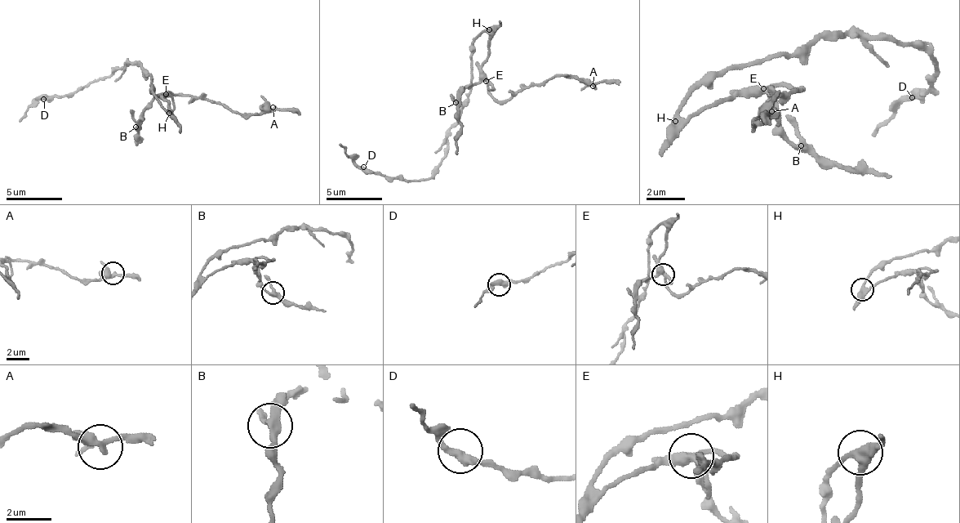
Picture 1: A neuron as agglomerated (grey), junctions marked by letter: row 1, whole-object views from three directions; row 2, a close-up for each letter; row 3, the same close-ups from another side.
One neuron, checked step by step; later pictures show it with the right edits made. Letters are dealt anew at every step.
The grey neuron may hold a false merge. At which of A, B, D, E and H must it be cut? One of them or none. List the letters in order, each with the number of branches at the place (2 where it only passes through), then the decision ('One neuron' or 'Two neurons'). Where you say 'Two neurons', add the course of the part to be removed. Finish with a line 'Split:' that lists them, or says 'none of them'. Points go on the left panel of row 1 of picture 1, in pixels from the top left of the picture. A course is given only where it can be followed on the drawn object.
A: Branches: 4. One neuron
B: Branches: 3. One neuron
D: Branches: 2. One neuron
E: Branches: 4. One neuron
H: Branches: 3. One neuron
Split: none of them

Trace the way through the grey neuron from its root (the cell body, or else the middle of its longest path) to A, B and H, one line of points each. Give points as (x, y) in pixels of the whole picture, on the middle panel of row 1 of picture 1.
A: (470, 55), (486, 33), (481, 78), (498, 100), (559, 74), (593, 86)
B: (470, 55), (470, 46), (486, 33), (489, 35), (489, 55), (481, 69), (481, 78), (455, 102)
H: (470, 55), (470, 46), (489, 29)

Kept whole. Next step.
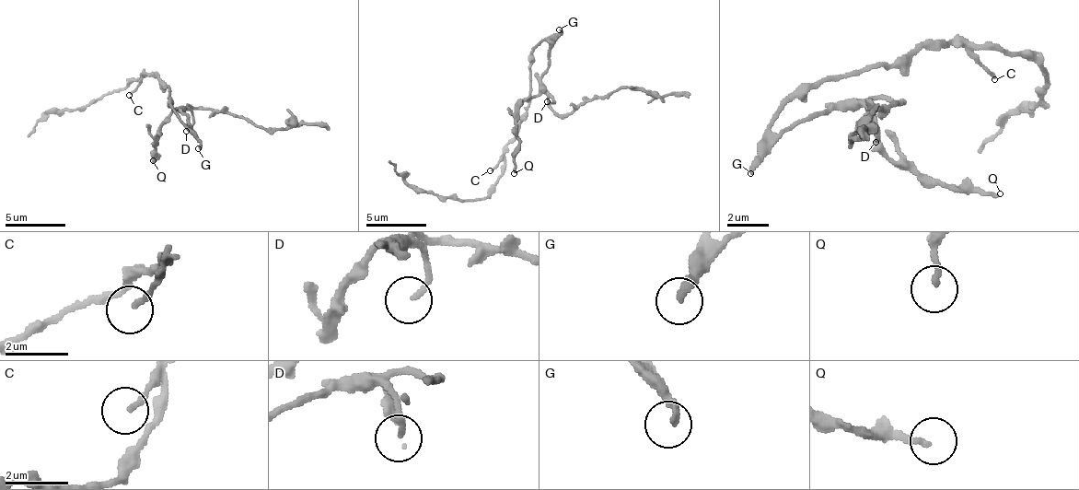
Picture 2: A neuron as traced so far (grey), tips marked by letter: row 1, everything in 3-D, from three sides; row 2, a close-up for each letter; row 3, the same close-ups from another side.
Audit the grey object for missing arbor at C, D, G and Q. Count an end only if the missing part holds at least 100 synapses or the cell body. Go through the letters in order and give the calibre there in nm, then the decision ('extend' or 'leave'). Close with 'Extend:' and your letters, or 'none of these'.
C: 160 nm thick; leave
D: 160 nm thick; leave
G: 240 nm thick; extend
Q: 180 nm thick; leave
Extend: G

